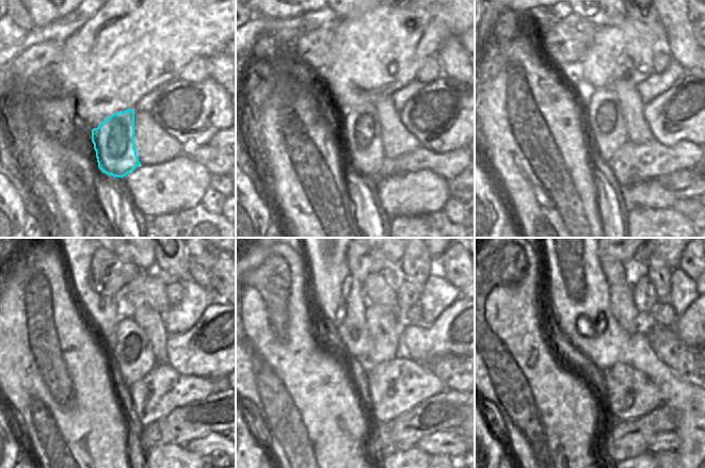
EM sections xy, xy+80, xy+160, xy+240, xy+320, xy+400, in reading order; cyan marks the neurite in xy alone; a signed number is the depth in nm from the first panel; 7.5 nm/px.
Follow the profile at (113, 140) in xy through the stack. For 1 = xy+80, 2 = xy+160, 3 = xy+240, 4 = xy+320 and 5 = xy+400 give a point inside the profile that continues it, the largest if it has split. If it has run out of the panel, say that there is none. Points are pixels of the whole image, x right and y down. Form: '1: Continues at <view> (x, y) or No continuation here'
1: Continues at xy+80 (361, 131)
2: Continues at xy+160 (607, 130)
3: Continues at xy+240 (132, 354)
4: Continues at xy+320 (385, 329)
5: Continues at xy+400 (622, 307).

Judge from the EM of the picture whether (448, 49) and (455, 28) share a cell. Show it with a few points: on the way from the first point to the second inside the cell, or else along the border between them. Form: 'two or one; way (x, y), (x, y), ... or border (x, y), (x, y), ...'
two; border (458, 35), (448, 37), (443, 43), (437, 54)

